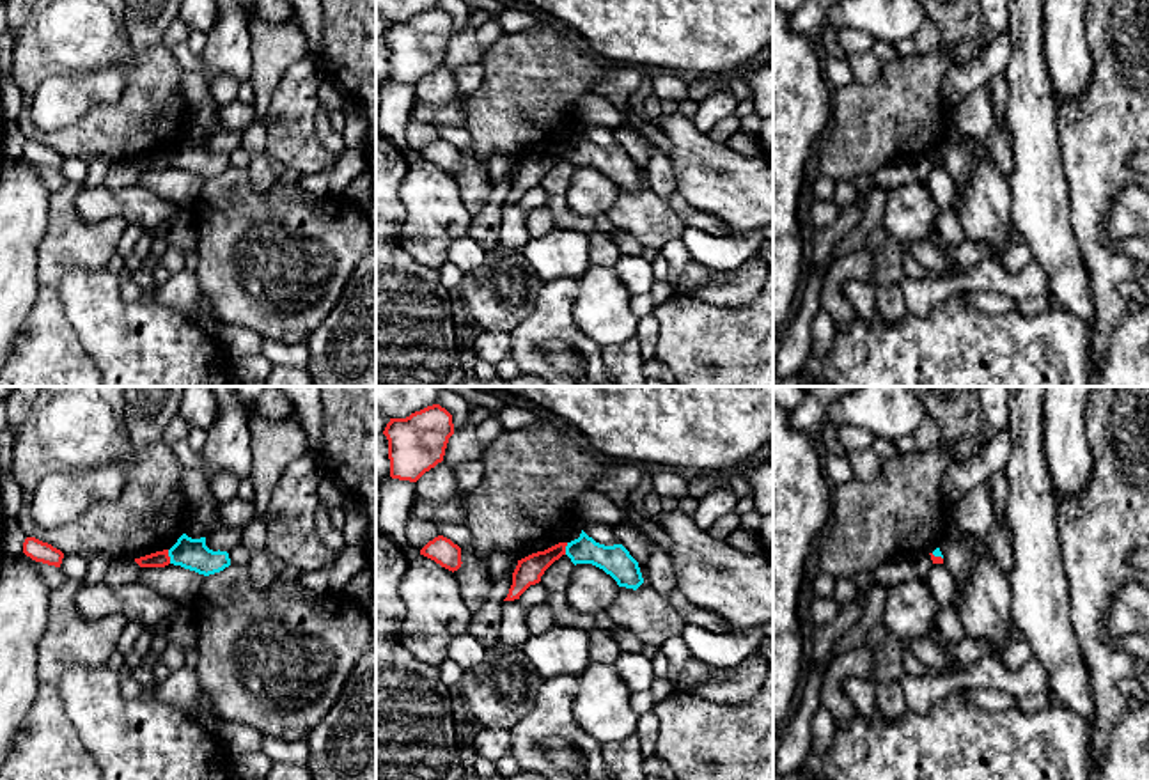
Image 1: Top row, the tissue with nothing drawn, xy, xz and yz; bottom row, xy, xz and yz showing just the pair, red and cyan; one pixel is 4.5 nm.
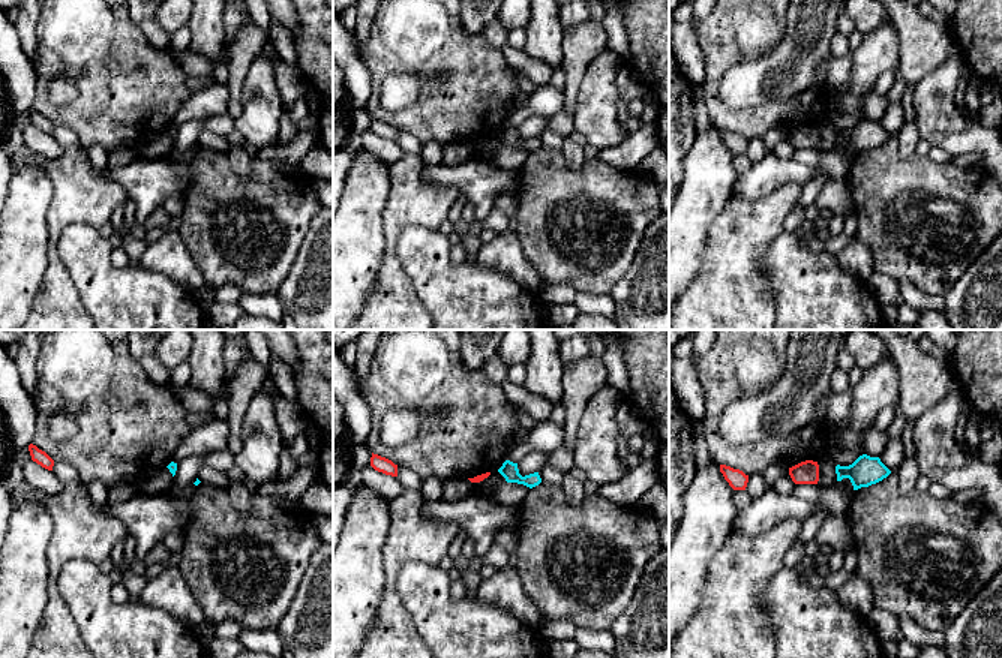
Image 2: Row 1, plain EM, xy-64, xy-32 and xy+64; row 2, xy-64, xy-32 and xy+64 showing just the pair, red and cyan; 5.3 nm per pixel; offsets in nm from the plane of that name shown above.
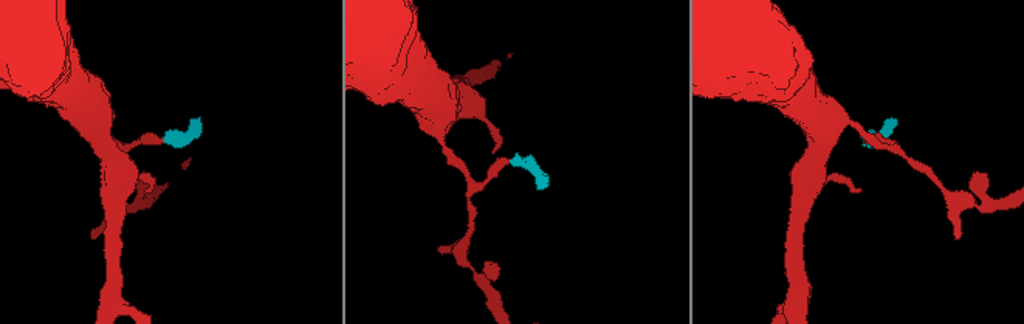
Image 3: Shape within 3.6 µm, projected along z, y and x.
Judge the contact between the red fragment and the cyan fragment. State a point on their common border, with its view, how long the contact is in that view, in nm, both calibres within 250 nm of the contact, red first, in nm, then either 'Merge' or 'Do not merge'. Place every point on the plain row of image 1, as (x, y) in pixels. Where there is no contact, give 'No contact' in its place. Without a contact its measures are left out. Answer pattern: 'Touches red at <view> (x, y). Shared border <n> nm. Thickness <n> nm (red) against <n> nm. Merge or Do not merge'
Touches red at xy (169, 160). Shared border 70 nm. Thickness 80 nm (red) against 140 nm. Do not merge

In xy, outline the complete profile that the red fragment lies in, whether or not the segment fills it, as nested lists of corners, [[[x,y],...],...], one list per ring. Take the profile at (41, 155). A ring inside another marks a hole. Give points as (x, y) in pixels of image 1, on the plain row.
[[[35,140],[25,142],[23,156],[35,165],[43,165],[43,167],[55,168],[55,170],[60,170],[62,161],[64,161],[64,156],[60,152]]]

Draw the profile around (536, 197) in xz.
[[[539,184],[535,188],[530,188],[521,199],[520,199],[520,207],[523,209],[525,214],[528,214],[534,209],[539,209],[546,206],[548,202],[548,193],[544,188]]]

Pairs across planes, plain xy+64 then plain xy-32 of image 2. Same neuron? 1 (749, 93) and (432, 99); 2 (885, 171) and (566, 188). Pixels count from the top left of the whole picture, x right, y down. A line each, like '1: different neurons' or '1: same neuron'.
1: different neurons
2: same neuron

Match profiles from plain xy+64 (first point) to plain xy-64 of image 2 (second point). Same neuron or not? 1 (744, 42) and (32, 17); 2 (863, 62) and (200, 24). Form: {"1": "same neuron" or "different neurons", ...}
{"1": "different neurons", "2": "same neuron"}

